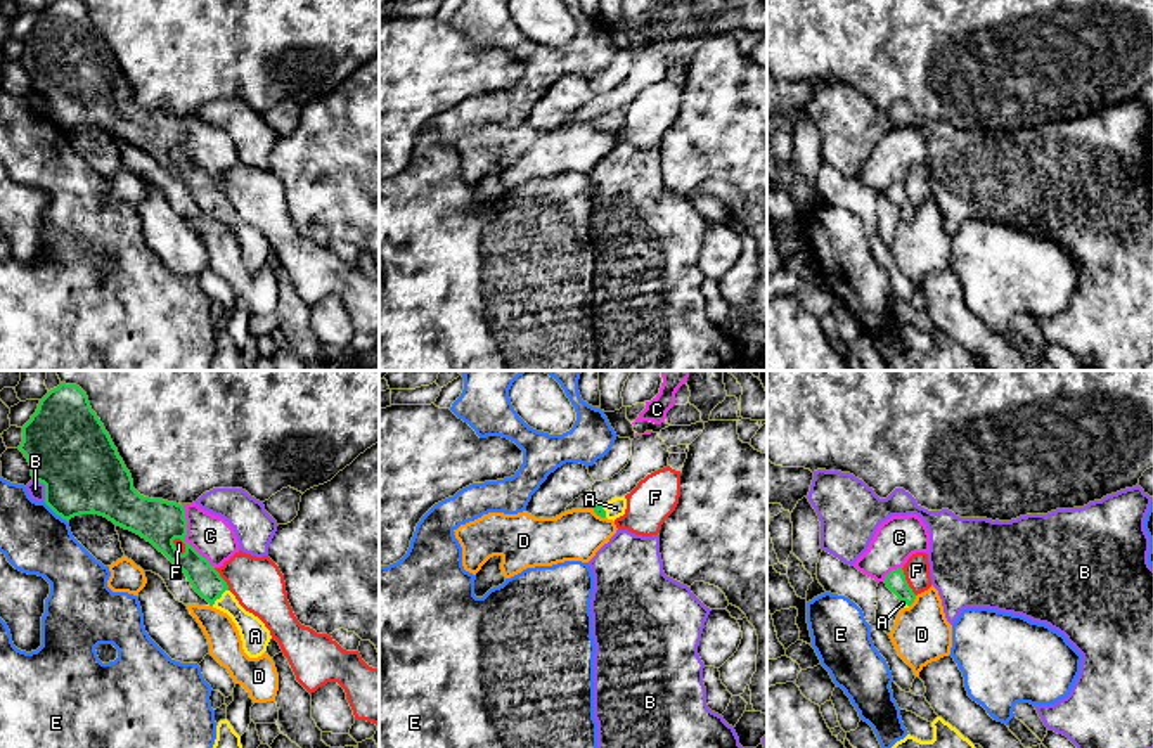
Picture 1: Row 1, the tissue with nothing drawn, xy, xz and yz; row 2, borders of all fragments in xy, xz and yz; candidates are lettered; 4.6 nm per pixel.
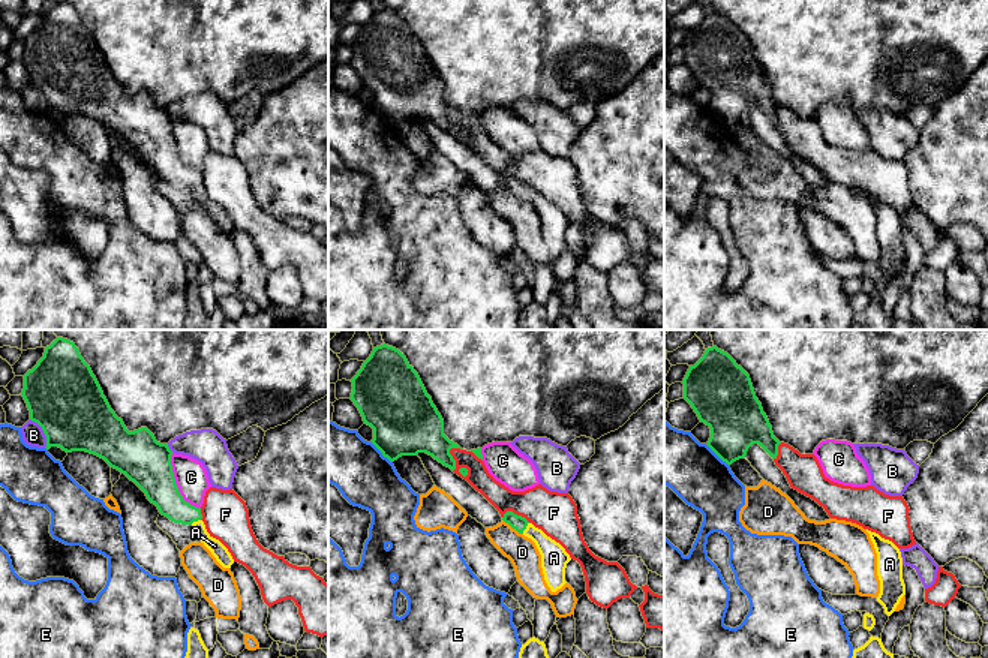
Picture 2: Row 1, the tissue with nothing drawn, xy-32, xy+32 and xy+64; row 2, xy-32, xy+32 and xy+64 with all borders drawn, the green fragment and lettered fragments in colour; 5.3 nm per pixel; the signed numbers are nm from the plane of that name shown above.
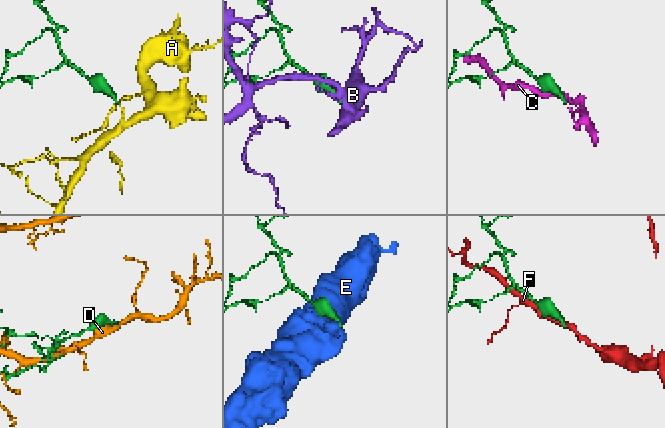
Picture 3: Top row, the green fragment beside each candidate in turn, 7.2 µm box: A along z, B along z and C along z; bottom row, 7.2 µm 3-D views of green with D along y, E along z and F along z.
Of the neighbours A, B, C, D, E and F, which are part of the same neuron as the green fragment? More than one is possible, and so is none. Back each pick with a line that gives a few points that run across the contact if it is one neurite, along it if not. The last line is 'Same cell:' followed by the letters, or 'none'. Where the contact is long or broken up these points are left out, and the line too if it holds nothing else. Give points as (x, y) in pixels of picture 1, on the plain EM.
A: line xy (203, 189), (219, 210), (255, 248)
Same cell: A

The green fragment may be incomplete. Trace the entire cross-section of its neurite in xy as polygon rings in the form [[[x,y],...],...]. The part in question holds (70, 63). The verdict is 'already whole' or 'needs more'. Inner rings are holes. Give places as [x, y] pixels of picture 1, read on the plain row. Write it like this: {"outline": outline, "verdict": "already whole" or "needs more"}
{"outline": [[[81,0],[50,2],[23,38],[23,54],[17,61],[28,71],[33,92],[45,97],[45,116],[57,128],[69,133],[74,128],[93,125],[140,147],[185,185],[192,201],[209,218],[232,230],[239,242],[242,261],[249,270],[258,270],[267,263],[272,251],[270,242],[258,229],[239,216],[215,178],[184,152],[187,147],[184,116],[149,111],[133,100],[130,83]]], "verdict": "needs more"}

